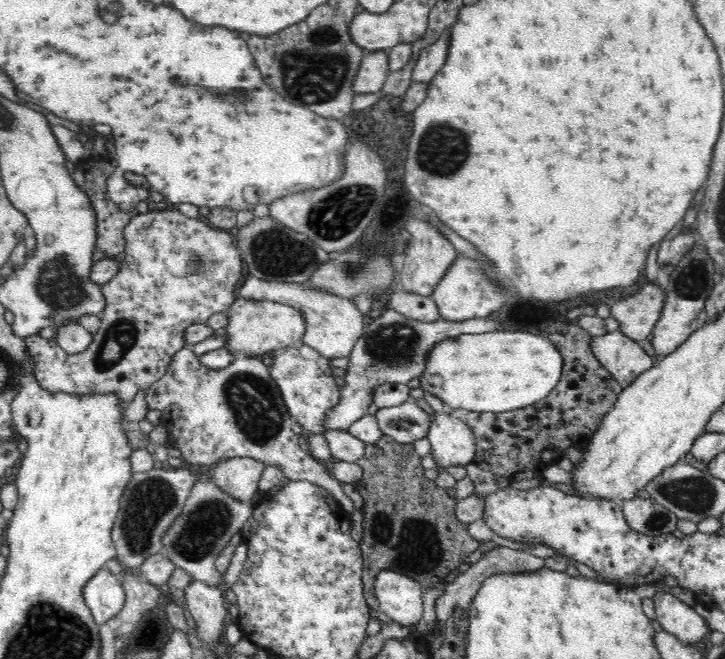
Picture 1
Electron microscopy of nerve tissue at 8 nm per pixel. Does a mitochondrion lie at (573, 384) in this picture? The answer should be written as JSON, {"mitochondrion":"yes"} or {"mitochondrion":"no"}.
{"mitochondrion":"no"}

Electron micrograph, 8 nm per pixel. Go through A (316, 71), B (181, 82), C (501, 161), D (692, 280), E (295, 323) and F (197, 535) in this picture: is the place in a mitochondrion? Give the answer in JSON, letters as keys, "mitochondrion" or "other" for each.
{"A":"mitochondrion","B":"mitochondrion","C":"other","D":"mitochondrion","E":"other","F":"mitochondrion"}

